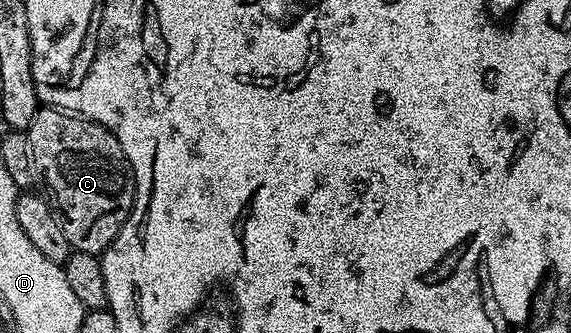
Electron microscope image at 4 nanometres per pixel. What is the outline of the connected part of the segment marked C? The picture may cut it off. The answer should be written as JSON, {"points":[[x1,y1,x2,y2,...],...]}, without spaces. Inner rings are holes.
{"points":[[45,105,32,117,28,134,36,169,46,179,71,248,101,256,134,207,134,174,120,141,104,125]]}

